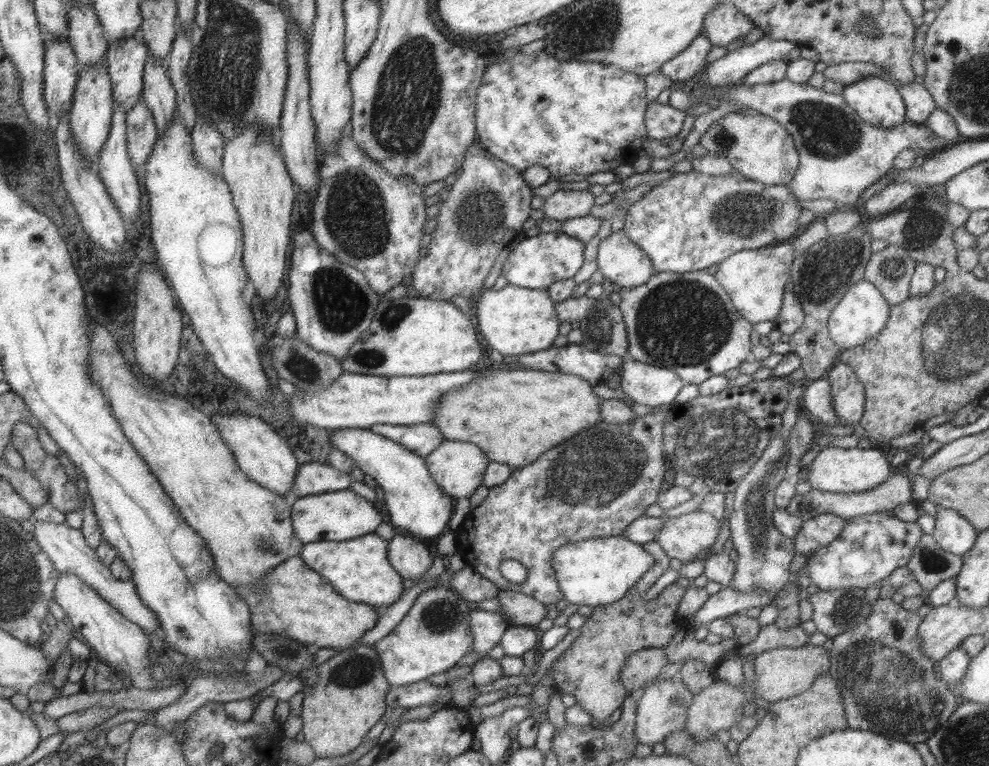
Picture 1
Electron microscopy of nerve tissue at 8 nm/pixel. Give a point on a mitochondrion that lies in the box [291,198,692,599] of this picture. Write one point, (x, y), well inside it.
(599, 469)

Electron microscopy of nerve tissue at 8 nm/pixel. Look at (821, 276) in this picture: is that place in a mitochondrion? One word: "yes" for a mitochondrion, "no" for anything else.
yes

